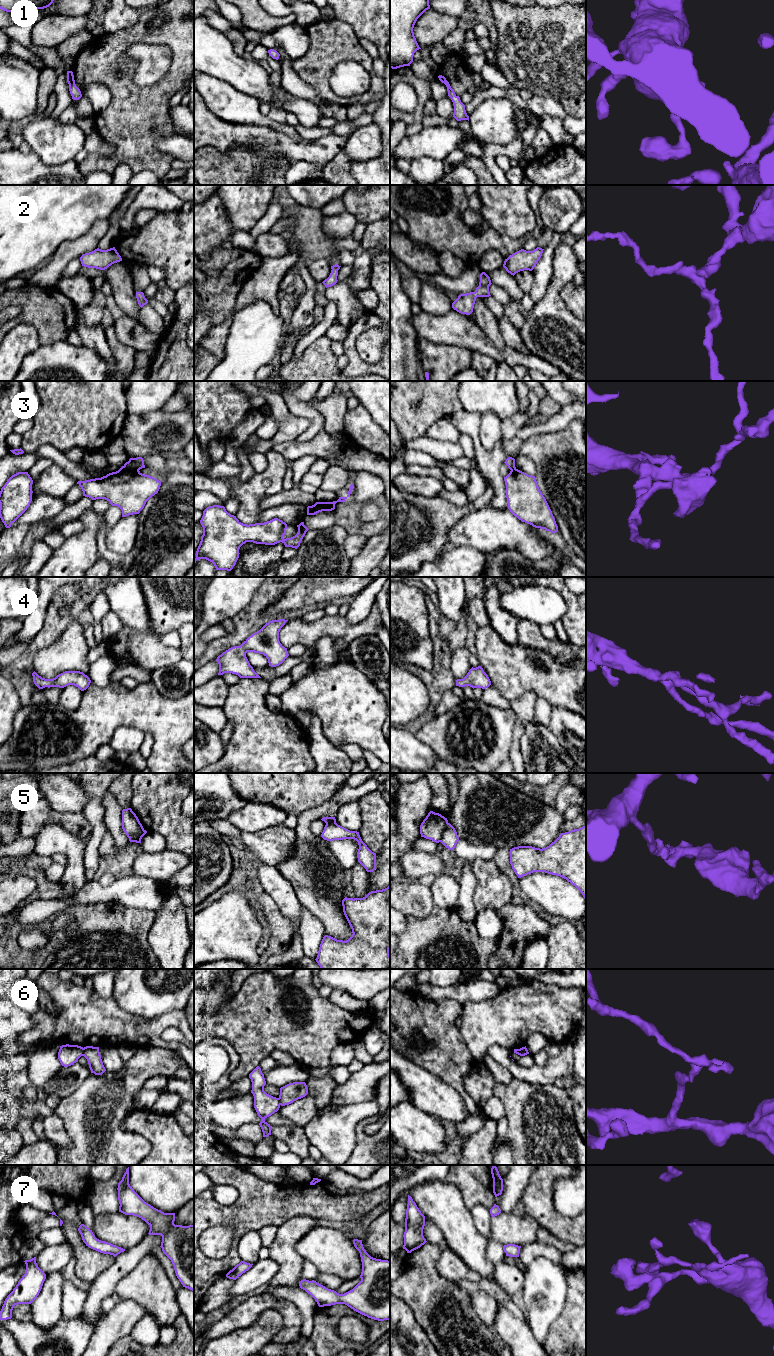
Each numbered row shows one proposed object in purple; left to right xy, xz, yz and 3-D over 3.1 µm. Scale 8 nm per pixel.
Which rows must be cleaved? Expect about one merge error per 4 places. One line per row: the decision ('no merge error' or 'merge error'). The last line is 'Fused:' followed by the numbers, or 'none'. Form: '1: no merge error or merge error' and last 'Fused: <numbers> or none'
1: no merge error
2: no merge error
3: merge error
4: no merge error
5: merge error
6: merge error
7: no merge error
Fused: 3, 5, 6

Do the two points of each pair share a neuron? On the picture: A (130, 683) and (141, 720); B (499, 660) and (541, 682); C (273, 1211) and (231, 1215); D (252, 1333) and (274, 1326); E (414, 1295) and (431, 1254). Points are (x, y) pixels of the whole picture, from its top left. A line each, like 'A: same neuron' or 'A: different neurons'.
A: different neurons
B: same neuron
C: same neuron
D: same neuron
E: same neuron

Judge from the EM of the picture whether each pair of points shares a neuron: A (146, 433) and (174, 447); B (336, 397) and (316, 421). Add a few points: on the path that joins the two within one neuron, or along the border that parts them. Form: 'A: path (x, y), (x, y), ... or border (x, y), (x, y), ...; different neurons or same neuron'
A: path (153, 433), (160, 433), (167, 440); same neuron
B: border (308, 404), (323, 417), (325, 422), (323, 429); different neurons

